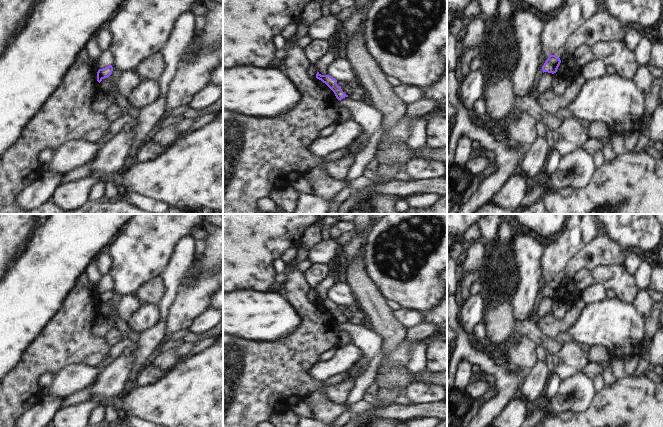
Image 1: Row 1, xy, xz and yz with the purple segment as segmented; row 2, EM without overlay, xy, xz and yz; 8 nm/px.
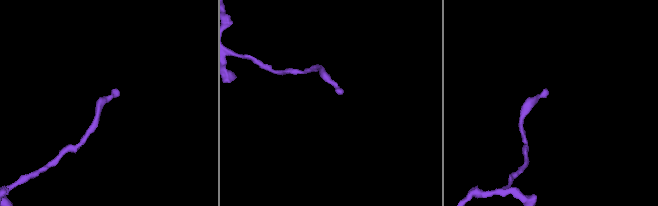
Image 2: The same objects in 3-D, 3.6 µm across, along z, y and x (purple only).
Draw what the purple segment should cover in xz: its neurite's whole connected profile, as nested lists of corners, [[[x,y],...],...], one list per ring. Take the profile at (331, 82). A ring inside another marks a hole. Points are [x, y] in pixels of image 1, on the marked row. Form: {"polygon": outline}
{"polygon": [[[317,72],[316,78],[325,83],[334,92],[338,100],[348,97],[348,95],[342,91],[341,87],[337,85],[337,80],[330,75],[321,75]]]}

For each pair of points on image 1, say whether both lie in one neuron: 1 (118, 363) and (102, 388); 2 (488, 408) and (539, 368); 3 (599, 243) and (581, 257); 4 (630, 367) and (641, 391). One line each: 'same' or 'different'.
1: same
2: different
3: same
4: different

